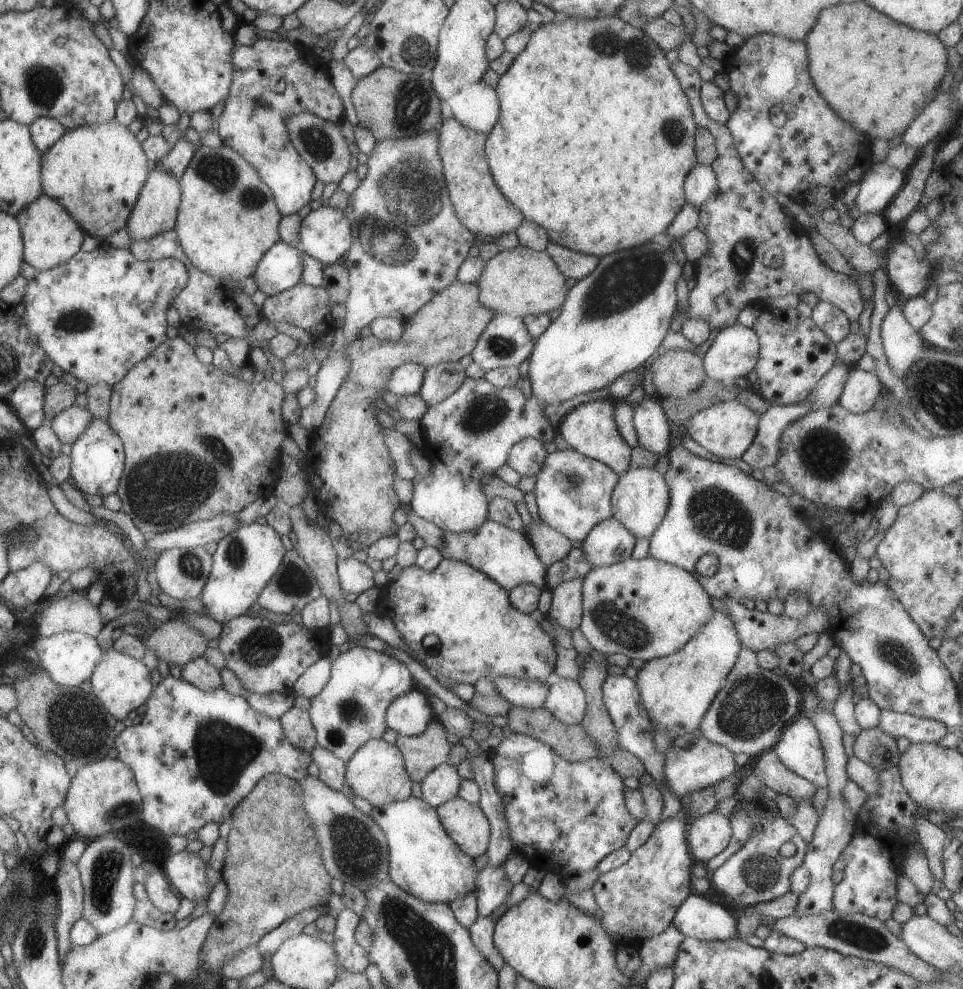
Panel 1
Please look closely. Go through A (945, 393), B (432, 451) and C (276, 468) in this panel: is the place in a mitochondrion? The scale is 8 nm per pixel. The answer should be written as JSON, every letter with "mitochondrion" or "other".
{"A":"mitochondrion","B":"other","C":"other"}

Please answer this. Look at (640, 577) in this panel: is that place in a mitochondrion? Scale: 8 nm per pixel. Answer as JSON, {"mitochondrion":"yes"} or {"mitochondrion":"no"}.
{"mitochondrion":"no"}

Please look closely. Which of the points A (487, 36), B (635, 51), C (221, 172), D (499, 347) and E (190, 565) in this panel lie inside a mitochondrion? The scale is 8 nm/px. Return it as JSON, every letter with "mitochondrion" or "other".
{"A":"other","B":"mitochondrion","C":"mitochondrion","D":"mitochondrion","E":"mitochondrion"}

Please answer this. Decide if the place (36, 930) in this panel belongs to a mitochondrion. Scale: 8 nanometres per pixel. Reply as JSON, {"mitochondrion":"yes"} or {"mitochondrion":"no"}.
{"mitochondrion":"yes"}

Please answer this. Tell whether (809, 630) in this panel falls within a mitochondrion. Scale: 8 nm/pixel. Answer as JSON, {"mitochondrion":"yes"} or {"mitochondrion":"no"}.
{"mitochondrion":"no"}

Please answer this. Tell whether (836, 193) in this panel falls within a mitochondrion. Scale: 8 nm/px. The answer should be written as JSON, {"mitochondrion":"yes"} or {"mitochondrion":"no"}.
{"mitochondrion":"no"}

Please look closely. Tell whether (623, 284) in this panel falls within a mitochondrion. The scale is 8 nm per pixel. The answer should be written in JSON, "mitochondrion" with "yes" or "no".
{"mitochondrion":"yes"}

